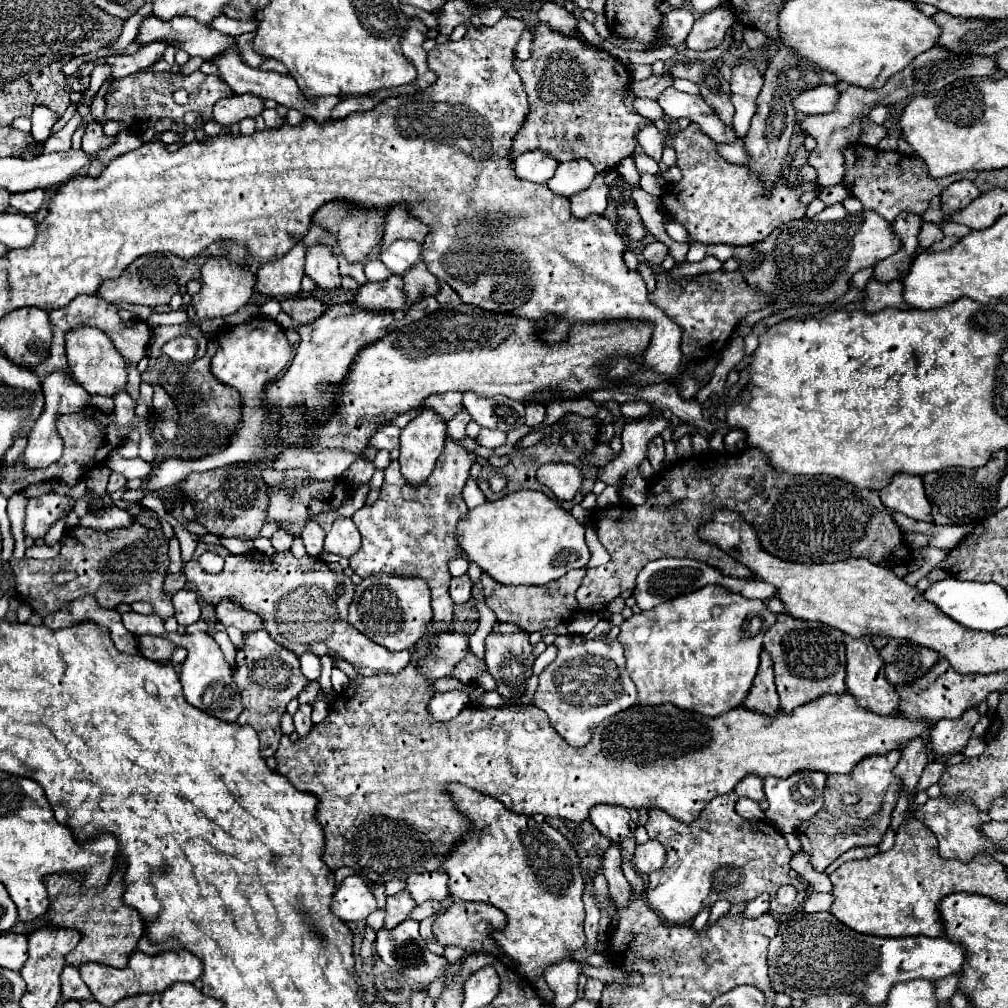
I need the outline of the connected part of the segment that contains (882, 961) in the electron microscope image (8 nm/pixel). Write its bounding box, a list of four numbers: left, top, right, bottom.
[768,912,964,1006]

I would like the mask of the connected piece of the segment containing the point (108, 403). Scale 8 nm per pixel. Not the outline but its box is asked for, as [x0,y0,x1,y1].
[90,395,114,411]

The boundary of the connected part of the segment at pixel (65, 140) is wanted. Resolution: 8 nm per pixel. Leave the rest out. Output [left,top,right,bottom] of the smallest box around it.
[40,112,81,154]

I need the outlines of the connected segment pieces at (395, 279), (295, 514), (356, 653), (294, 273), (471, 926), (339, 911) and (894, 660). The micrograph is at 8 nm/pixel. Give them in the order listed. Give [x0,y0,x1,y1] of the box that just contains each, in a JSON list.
[[356,276,408,310],[266,470,350,536],[328,616,410,676],[256,240,306,298],[432,900,506,956],[332,876,376,922],[880,640,940,686]]

